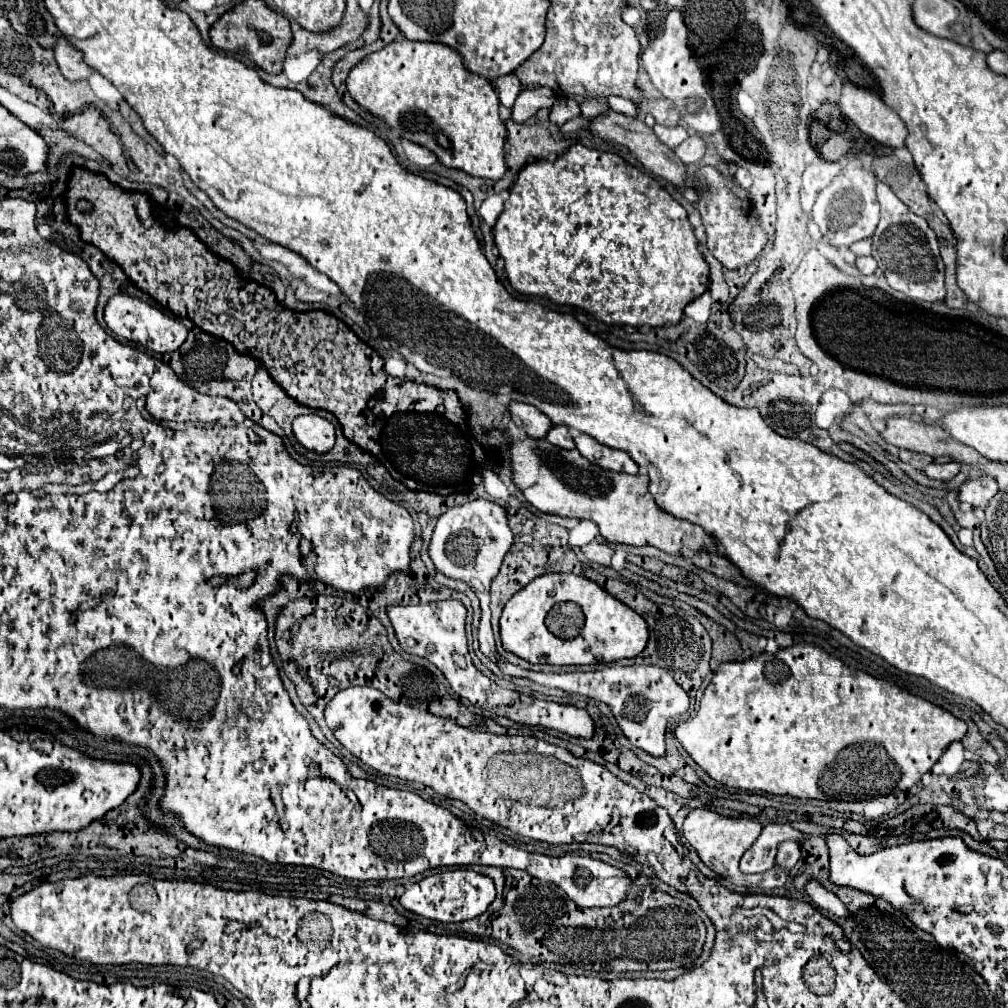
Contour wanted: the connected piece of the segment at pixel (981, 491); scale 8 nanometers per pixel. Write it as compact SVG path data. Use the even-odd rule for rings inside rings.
M982 475L962 483L958 499L960 503L968 503L972 507L986 507L996 493L998 493L998 483L990 475Z

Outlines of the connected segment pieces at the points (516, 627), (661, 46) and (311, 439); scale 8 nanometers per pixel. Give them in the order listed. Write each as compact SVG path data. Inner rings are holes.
M548 573L530 581L504 605L500 617L500 639L506 651L530 663L588 665L588 663L610 663L618 659L636 657L646 647L648 627L646 621L636 611L614 599L594 581L568 573ZM558 601L574 601L584 611L586 623L576 639L570 641L558 639L544 627L546 613L550 611L552 603Z
M672 9L666 15L664 21L664 33L654 37L646 51L642 53L642 65L648 71L654 87L670 99L678 113L682 115L682 121L698 134L714 134L721 129L721 118L715 107L714 101L707 87L706 77L704 76L698 61L692 55L692 49L688 45L688 29L684 25L682 13L678 9Z
M302 415L292 421L292 431L298 443L314 453L328 453L334 447L334 427L318 415Z

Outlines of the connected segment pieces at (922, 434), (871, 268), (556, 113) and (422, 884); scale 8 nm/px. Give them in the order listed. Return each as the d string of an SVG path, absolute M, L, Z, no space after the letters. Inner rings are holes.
M906 417L888 419L886 429L880 433L880 437L898 449L924 453L934 459L940 455L950 455L958 463L968 463L974 467L1002 467L1002 463L992 463L976 453L972 447L954 441L948 433L944 433L944 429L938 429L936 425L922 425Z
M858 257L858 259L856 259L856 267L860 269L860 273L872 275L878 265L876 265L876 259L874 259L874 257Z
M562 97L562 99L556 99L556 103L552 105L550 109L550 115L548 119L556 125L564 125L568 119L572 117L578 117L580 115L580 105L576 99L568 99L568 97Z
M472 869L458 871L442 871L436 875L428 875L418 883L410 885L402 897L400 905L420 917L442 921L442 923L460 923L466 919L474 919L482 915L488 905L494 901L494 883L490 877L476 873Z

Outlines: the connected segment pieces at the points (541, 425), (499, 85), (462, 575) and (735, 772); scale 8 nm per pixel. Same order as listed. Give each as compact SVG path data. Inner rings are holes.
M512 403L508 407L510 411L510 419L524 429L530 437L536 439L544 439L548 429L552 429L552 421L548 417L544 417L544 413L540 413L536 407L526 405L526 403Z
M510 73L510 75L504 75L504 77L494 79L492 85L494 85L494 89L496 89L498 97L500 97L500 103L502 103L504 107L512 109L512 105L514 105L514 101L516 101L518 93L520 93L520 89L522 89L520 79L516 79L516 75Z
M476 499L472 503L448 509L436 525L436 533L430 539L430 559L434 567L450 577L466 581L472 589L476 589L476 581L492 581L498 575L504 555L512 547L514 535L508 527L506 511L486 499Z
M798 643L776 655L762 653L746 661L722 663L704 689L694 719L680 723L674 733L686 753L726 787L800 799L864 801L916 785L946 747L966 735L966 723L898 685L856 673L816 645Z

